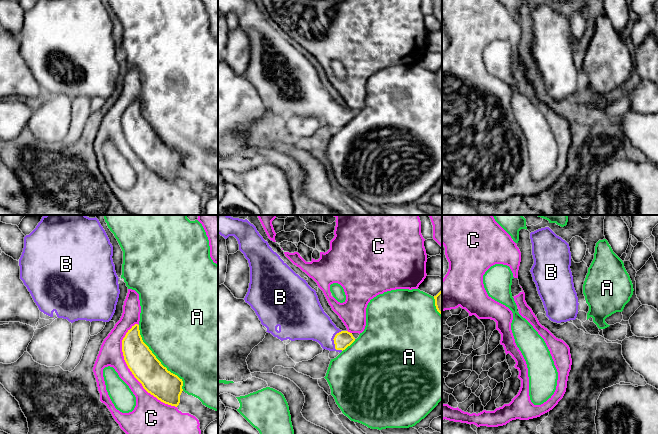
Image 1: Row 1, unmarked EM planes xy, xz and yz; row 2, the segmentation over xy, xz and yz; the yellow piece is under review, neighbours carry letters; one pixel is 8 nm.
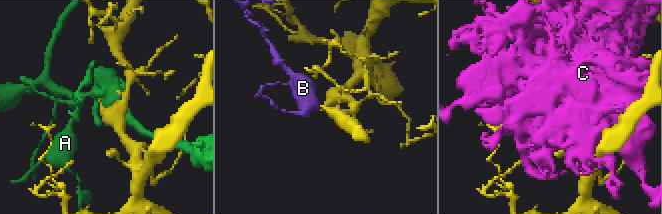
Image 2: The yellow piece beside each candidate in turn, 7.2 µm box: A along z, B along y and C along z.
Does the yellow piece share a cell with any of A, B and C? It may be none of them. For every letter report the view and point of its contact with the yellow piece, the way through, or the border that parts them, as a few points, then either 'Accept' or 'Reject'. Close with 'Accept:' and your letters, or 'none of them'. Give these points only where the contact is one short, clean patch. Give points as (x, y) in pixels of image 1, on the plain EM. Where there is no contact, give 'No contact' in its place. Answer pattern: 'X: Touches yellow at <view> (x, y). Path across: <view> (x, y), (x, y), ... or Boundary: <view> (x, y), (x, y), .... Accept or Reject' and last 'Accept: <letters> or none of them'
A: Touches yellow at xy (157, 135). Reject
B: Touches yellow at xz (333, 115). Path across: xz (343, 115), (333, 115), (308, 97). Accept
C: Touches yellow at xy (131, 147). Reject
Accept: B

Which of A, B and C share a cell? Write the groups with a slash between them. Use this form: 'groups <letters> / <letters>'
groups A / B / C

